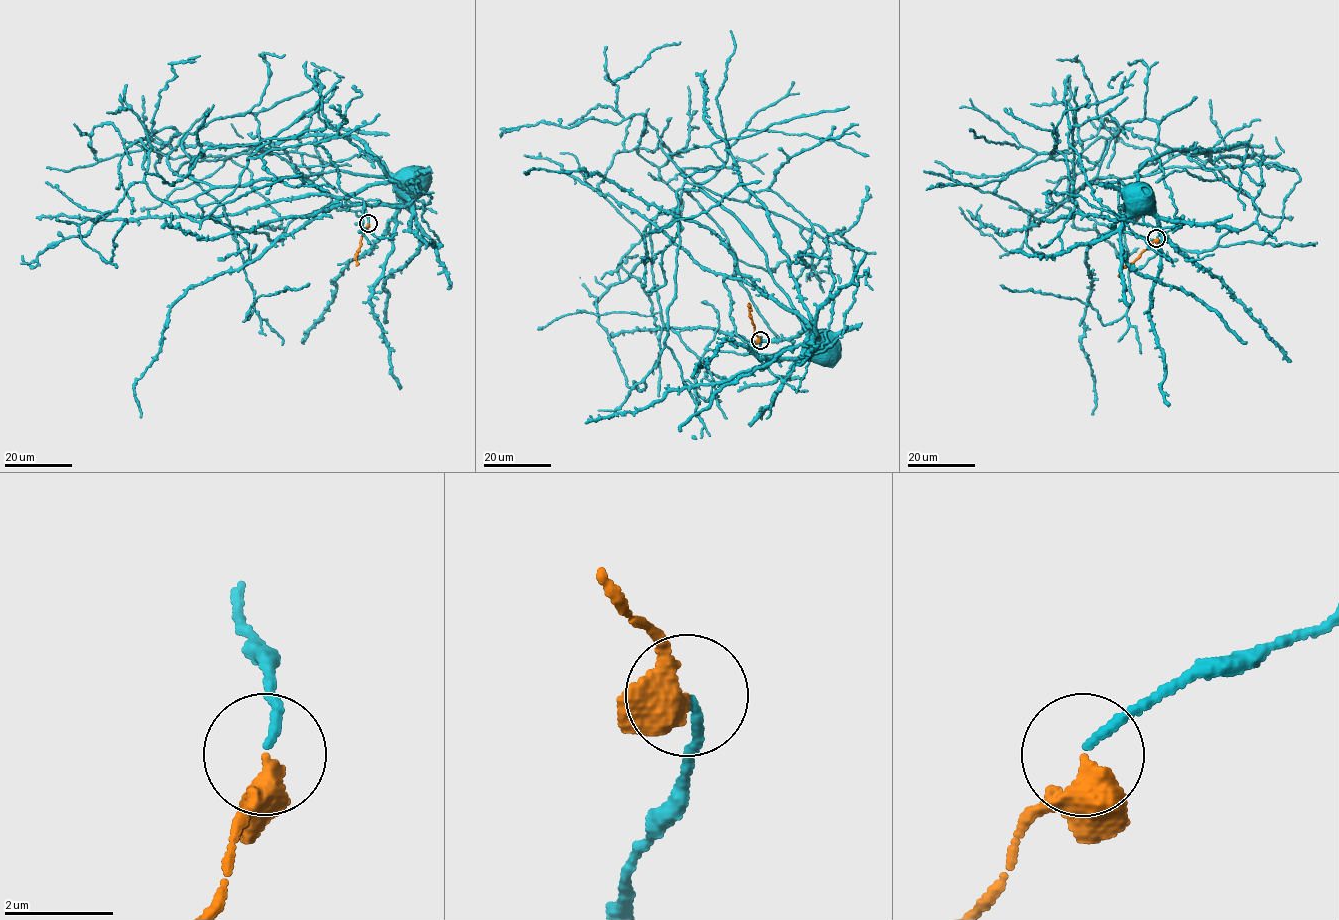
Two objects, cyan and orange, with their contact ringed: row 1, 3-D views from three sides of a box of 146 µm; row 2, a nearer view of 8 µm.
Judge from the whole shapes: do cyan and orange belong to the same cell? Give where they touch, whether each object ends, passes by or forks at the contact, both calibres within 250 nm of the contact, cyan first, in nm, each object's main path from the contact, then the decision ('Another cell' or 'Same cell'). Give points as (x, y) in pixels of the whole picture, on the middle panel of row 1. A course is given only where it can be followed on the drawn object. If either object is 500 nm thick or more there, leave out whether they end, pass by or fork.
Place: (760, 340). At the ring cyan ends. At the ring orange passes by. Thickness 150 nm (cyan) against 320 nm. Course of cyan: (760, 340), (757, 358), (773, 374), (785, 378), (790, 365), (805, 355), (810, 343), (816, 340). Course of orange: (760, 340), (754, 332), (747, 304). Same cell

